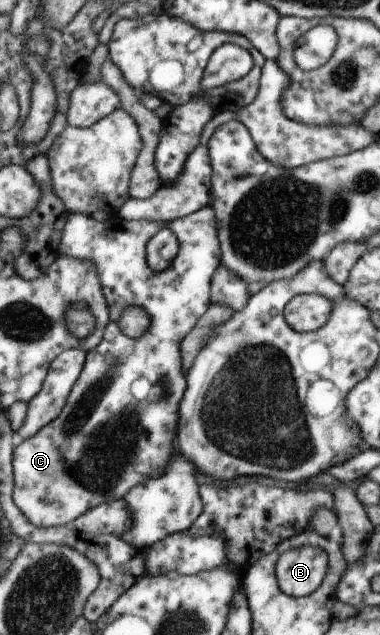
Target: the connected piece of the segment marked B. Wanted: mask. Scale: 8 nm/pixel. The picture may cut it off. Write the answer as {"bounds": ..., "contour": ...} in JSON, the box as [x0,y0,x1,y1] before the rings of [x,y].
{"bounds":[274,545,328,597],"contour":[[[301,545],[277,557],[274,575],[282,593],[304,597],[319,588],[327,570],[328,556],[324,550]]]}

